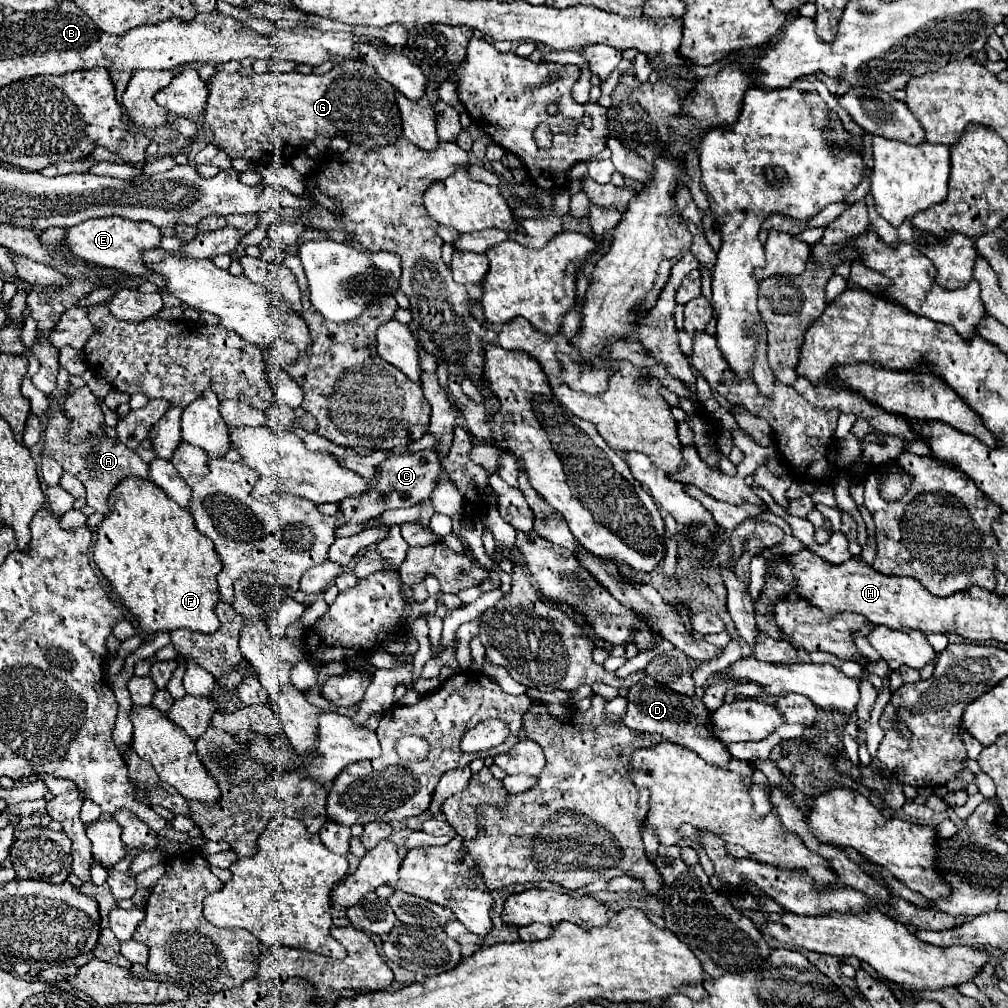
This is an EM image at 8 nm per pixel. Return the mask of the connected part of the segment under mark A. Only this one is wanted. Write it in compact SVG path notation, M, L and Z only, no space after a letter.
M57 410L49 416L47 428L45 428L45 454L53 456L58 461L63 470L70 474L75 474L85 490L87 490L87 506L93 506L95 512L107 512L107 498L111 496L113 488L129 476L137 478L149 478L149 468L147 464L133 452L129 450L119 438L107 438L107 436L91 436L83 444L69 444L65 434L69 428L69 418Z

